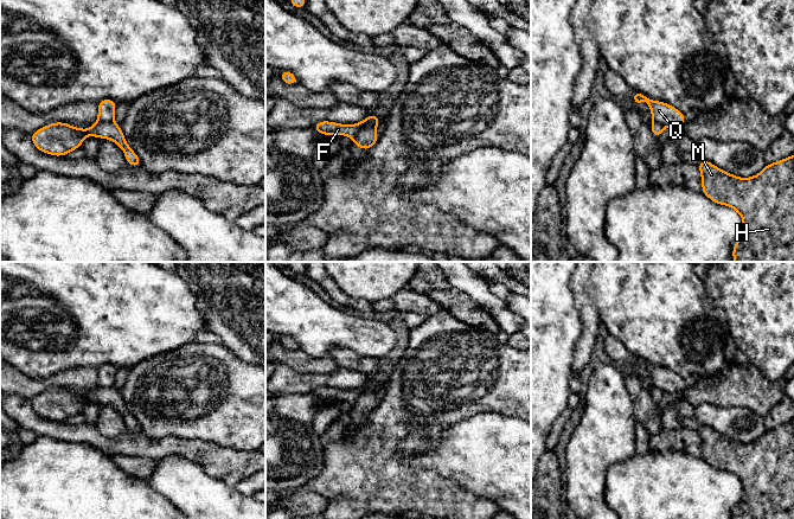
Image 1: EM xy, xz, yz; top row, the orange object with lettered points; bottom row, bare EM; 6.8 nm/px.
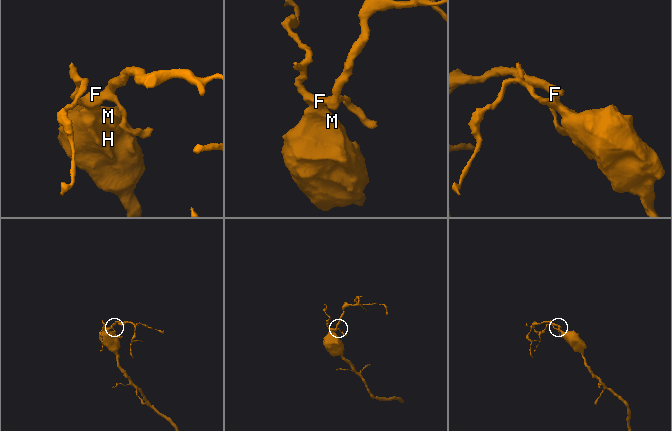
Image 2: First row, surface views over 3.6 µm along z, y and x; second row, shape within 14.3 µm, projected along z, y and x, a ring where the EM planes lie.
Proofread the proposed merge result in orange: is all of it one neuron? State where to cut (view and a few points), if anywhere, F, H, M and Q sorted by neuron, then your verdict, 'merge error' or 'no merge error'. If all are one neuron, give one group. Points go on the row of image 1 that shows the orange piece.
xz (376, 125), (365, 125), (352, 138) | F H M / Q | merge error

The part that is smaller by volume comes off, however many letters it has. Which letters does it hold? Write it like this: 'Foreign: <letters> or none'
Foreign: Q

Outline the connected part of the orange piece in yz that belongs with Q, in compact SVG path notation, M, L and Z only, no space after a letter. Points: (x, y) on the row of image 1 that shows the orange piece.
M633 91L632 100L638 107L642 101L649 105L649 110L654 122L661 123L664 127L683 127L686 122L685 114L666 102L659 102L649 98L647 95Z

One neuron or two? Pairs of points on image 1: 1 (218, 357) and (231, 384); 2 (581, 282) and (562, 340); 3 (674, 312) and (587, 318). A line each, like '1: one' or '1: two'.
1: one
2: two
3: two

